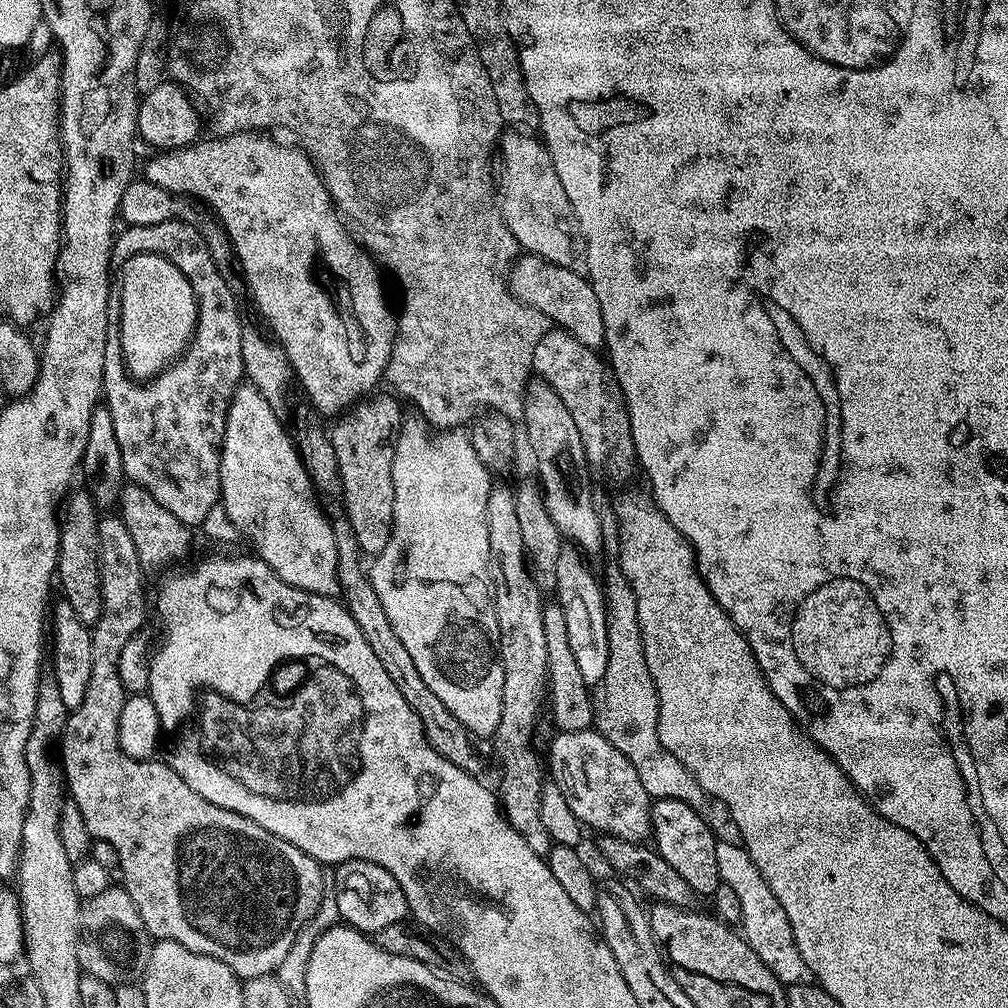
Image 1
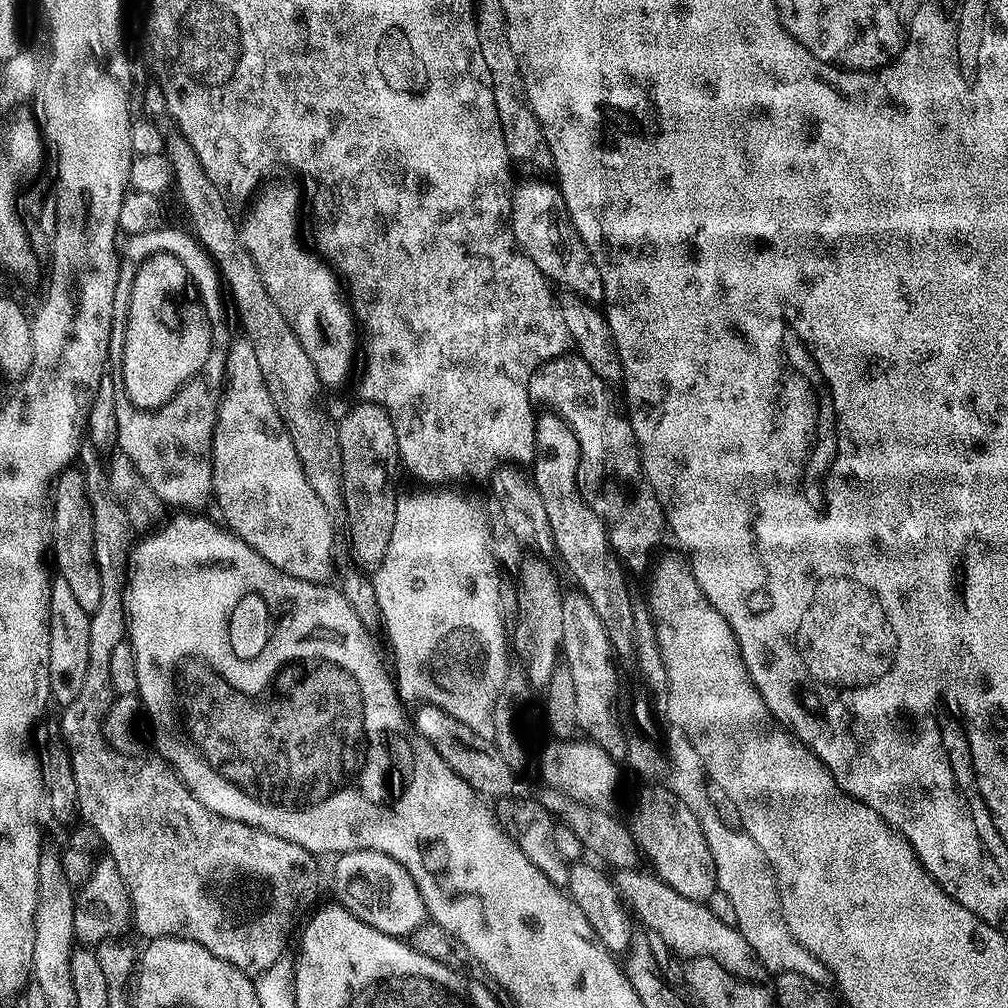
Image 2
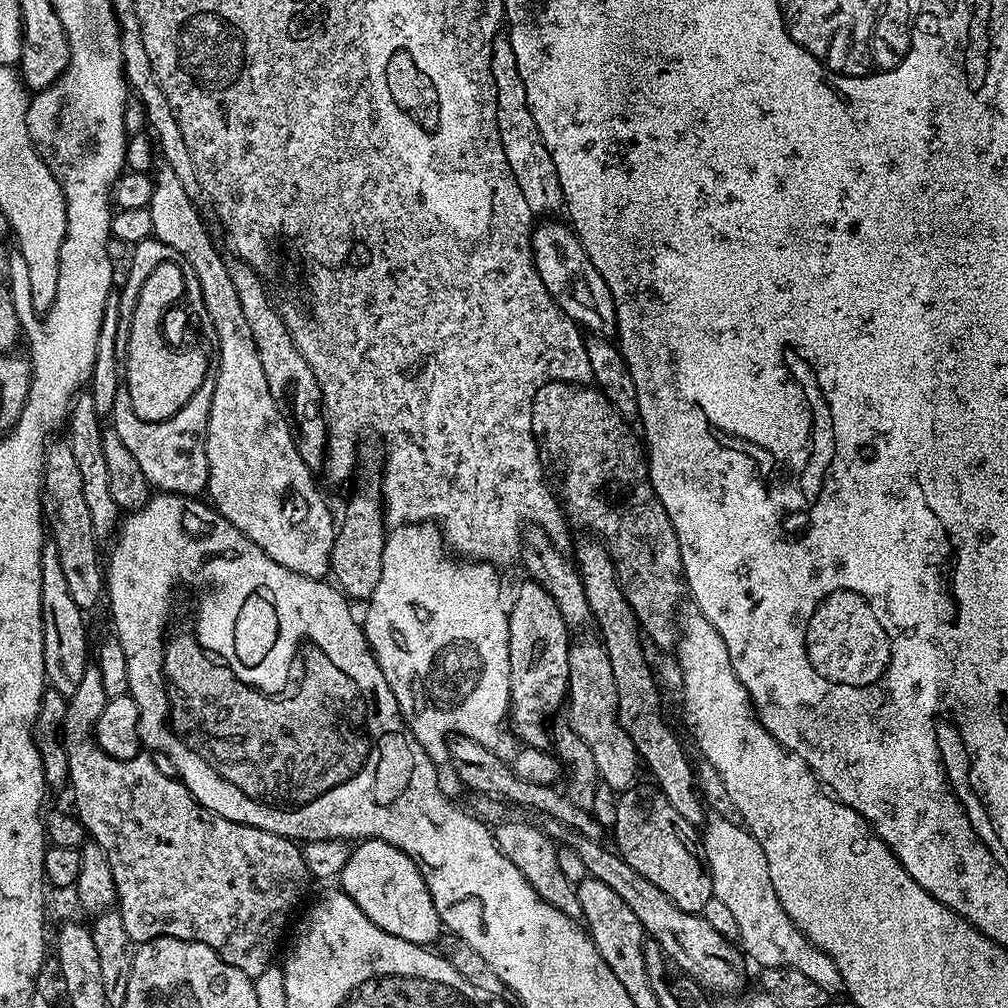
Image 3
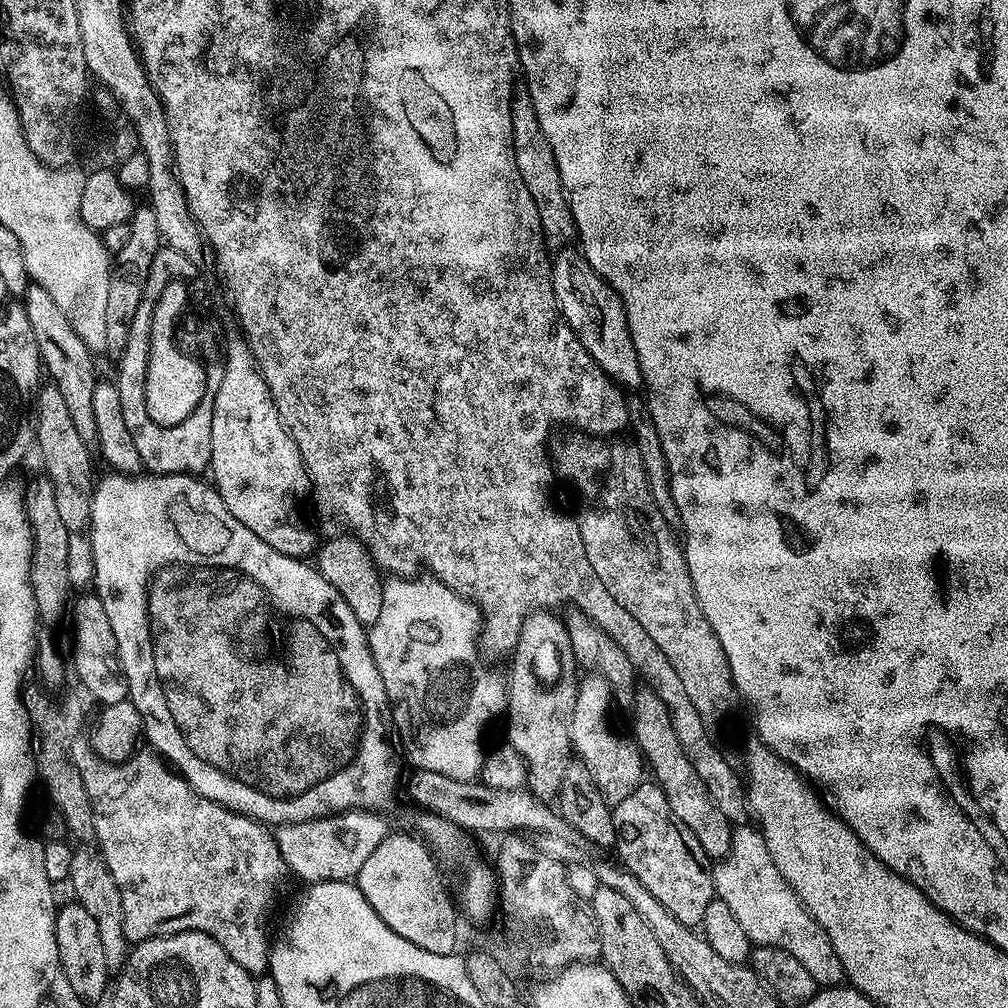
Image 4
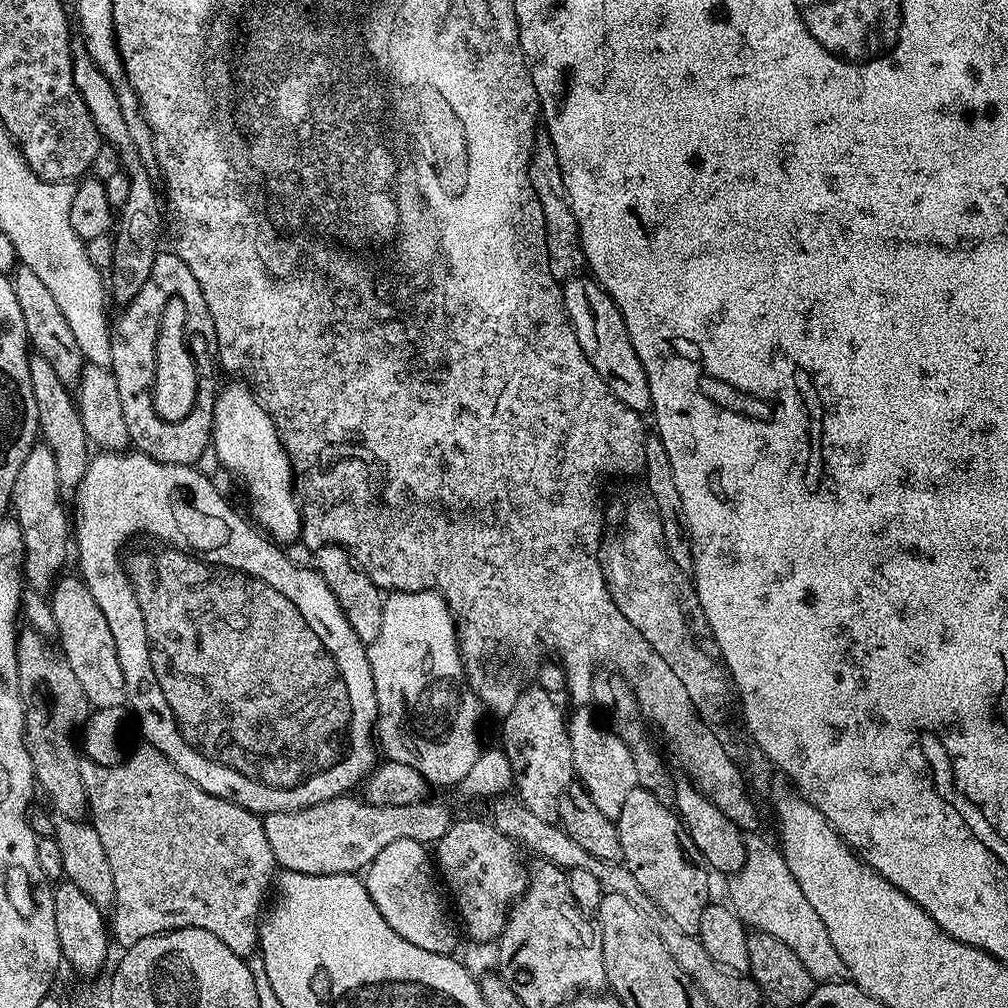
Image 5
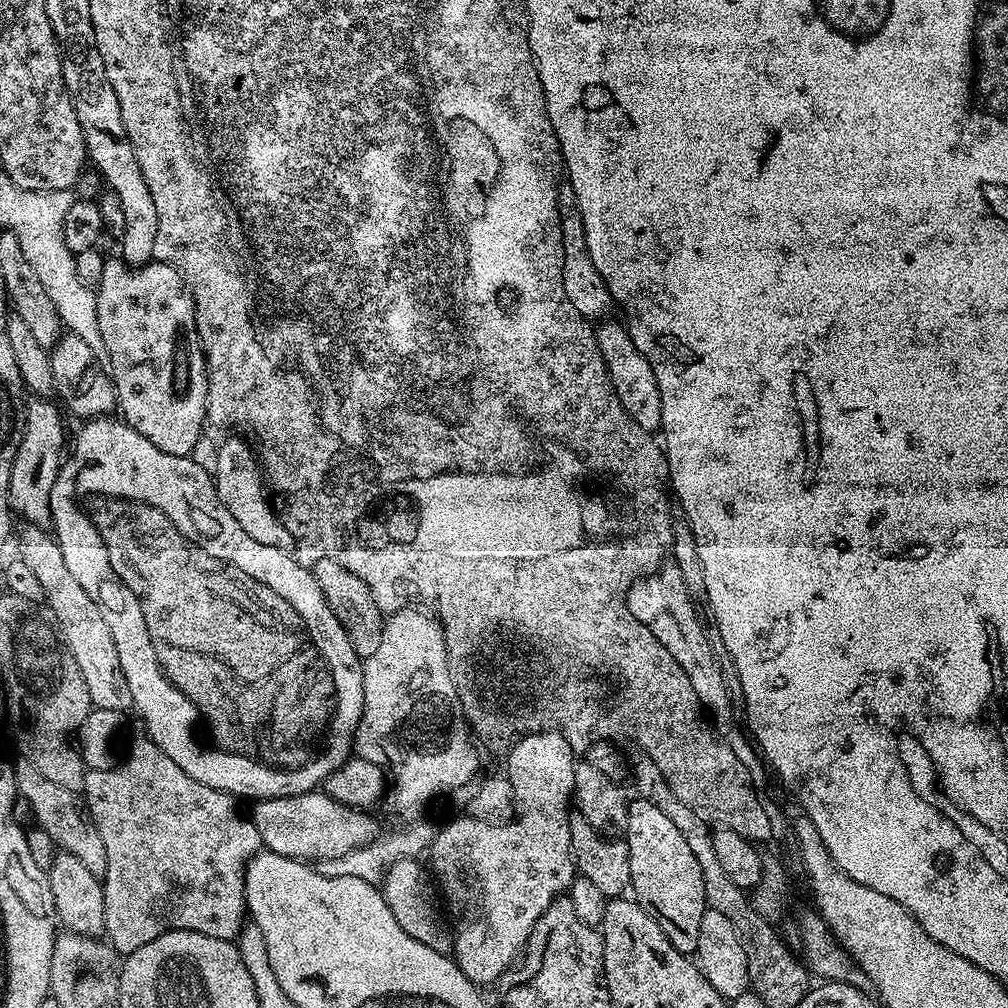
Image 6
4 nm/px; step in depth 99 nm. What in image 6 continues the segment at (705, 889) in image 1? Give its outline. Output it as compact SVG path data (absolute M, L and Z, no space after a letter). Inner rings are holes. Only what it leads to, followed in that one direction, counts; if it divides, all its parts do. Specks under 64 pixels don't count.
M641 798L629 803L623 824L622 836L630 850L631 895L652 915L654 922L662 926L662 934L670 938L674 950L695 953L698 929L708 899L702 886L702 869L698 867L694 844L684 837L677 821L666 818L654 803Z

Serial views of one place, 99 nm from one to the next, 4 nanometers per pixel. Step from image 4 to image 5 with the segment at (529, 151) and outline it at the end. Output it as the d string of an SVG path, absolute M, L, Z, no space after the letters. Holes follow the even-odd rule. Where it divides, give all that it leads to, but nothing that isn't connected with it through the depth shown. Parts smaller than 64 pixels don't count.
M537 135L536 141L532 143L532 157L528 163L528 177L530 178L530 186L542 206L550 270L556 280L563 282L577 275L585 267L584 251L580 245L578 222L574 218L562 182L562 170L558 166L558 154L547 135Z

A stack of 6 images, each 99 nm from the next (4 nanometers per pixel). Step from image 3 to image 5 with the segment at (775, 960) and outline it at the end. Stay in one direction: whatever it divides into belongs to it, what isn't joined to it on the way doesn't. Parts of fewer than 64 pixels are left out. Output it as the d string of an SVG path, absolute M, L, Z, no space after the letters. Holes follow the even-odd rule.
M748 834L744 838L746 862L742 862L742 870L731 873L727 903L749 929L774 934L774 938L786 942L786 946L798 954L802 966L806 966L820 984L847 981L848 964L842 962L838 950L834 950L834 942L830 942L830 934L826 926L822 926L822 918L818 918L814 906L806 902L806 894L802 894L802 886L794 882L794 874L790 874L790 866L786 866L779 847L764 836L752 835L756 834Z

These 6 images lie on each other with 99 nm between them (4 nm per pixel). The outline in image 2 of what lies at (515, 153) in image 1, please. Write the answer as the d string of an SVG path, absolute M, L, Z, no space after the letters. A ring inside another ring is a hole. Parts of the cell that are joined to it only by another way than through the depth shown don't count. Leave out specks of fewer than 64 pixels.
M528 180L517 188L515 185L511 197L512 236L520 251L526 253L530 262L534 262L534 266L538 266L538 270L542 270L553 285L561 284L564 290L589 302L603 301L602 274L598 274L598 266L594 266L592 255L572 227L559 187L544 180Z

